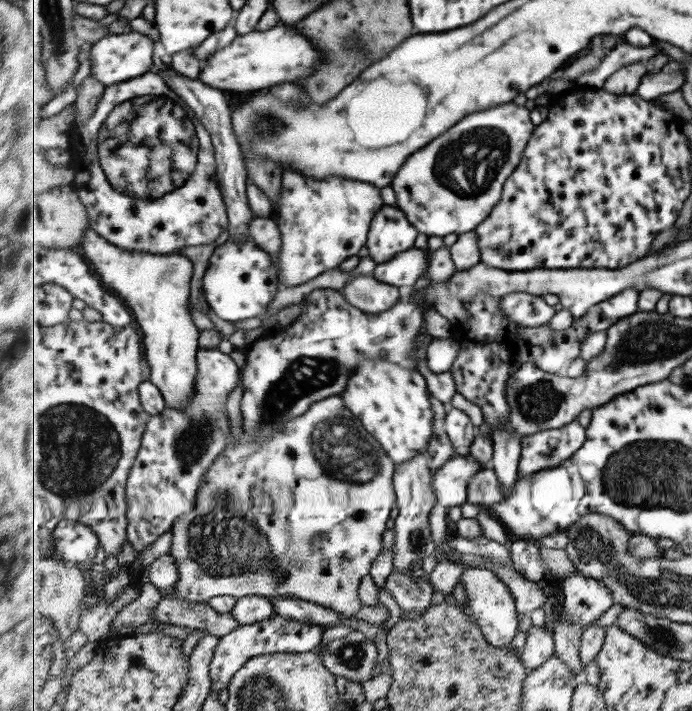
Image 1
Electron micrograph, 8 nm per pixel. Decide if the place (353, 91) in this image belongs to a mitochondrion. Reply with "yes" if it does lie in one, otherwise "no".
no

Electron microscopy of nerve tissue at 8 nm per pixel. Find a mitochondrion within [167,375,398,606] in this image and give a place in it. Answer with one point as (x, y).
(223, 546)

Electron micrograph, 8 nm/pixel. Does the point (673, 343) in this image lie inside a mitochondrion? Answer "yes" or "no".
yes

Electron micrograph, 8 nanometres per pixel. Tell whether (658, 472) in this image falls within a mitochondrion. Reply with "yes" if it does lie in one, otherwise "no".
yes

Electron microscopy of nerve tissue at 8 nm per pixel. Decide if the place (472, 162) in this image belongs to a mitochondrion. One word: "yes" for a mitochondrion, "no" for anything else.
yes

